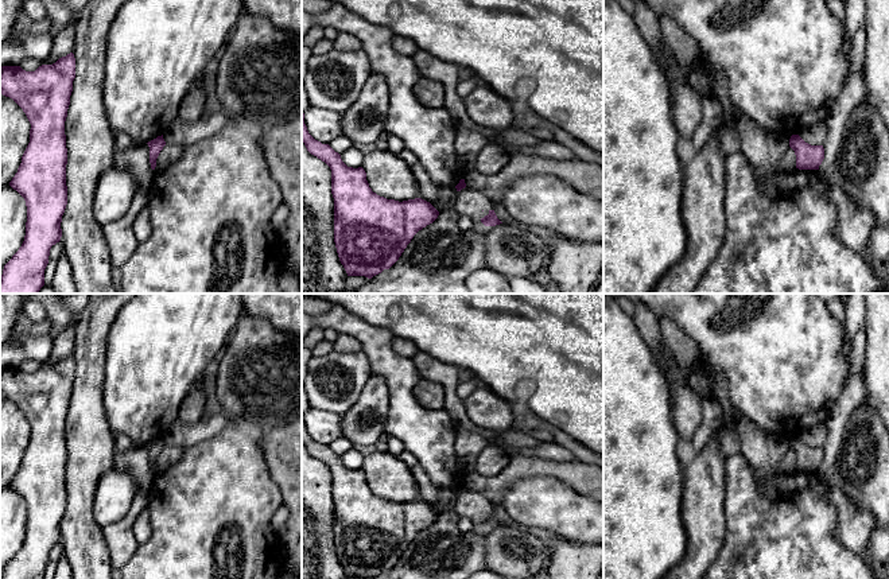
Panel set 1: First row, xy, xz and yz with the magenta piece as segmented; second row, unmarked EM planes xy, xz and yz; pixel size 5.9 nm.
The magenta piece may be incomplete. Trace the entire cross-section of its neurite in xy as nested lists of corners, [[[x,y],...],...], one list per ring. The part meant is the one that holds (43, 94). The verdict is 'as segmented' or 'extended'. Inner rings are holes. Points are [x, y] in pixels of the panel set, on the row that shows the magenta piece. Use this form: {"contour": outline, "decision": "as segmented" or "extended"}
{"contour": [[[73,53],[53,65],[42,65],[35,71],[26,71],[20,66],[0,66],[0,94],[12,98],[31,124],[30,143],[18,172],[9,182],[9,186],[26,201],[26,236],[19,250],[4,265],[0,294],[38,294],[44,285],[50,249],[61,241],[61,222],[67,205],[65,121],[74,78],[75,58]]], "decision": "as segmented"}

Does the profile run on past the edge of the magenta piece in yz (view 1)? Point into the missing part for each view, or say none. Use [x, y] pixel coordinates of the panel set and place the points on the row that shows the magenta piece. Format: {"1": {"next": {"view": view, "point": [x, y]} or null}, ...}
{"1": {"next": null}}

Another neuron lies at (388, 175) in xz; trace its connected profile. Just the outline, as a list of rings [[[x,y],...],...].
[[[389,149],[365,155],[362,168],[369,187],[377,195],[399,202],[419,198],[411,166]]]

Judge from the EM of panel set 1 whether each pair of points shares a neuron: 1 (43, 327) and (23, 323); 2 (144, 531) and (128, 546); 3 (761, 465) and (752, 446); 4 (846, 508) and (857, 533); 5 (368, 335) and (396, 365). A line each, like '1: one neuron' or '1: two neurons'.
1: one neuron
2: two neurons
3: one neuron
4: one neuron
5: one neuron

